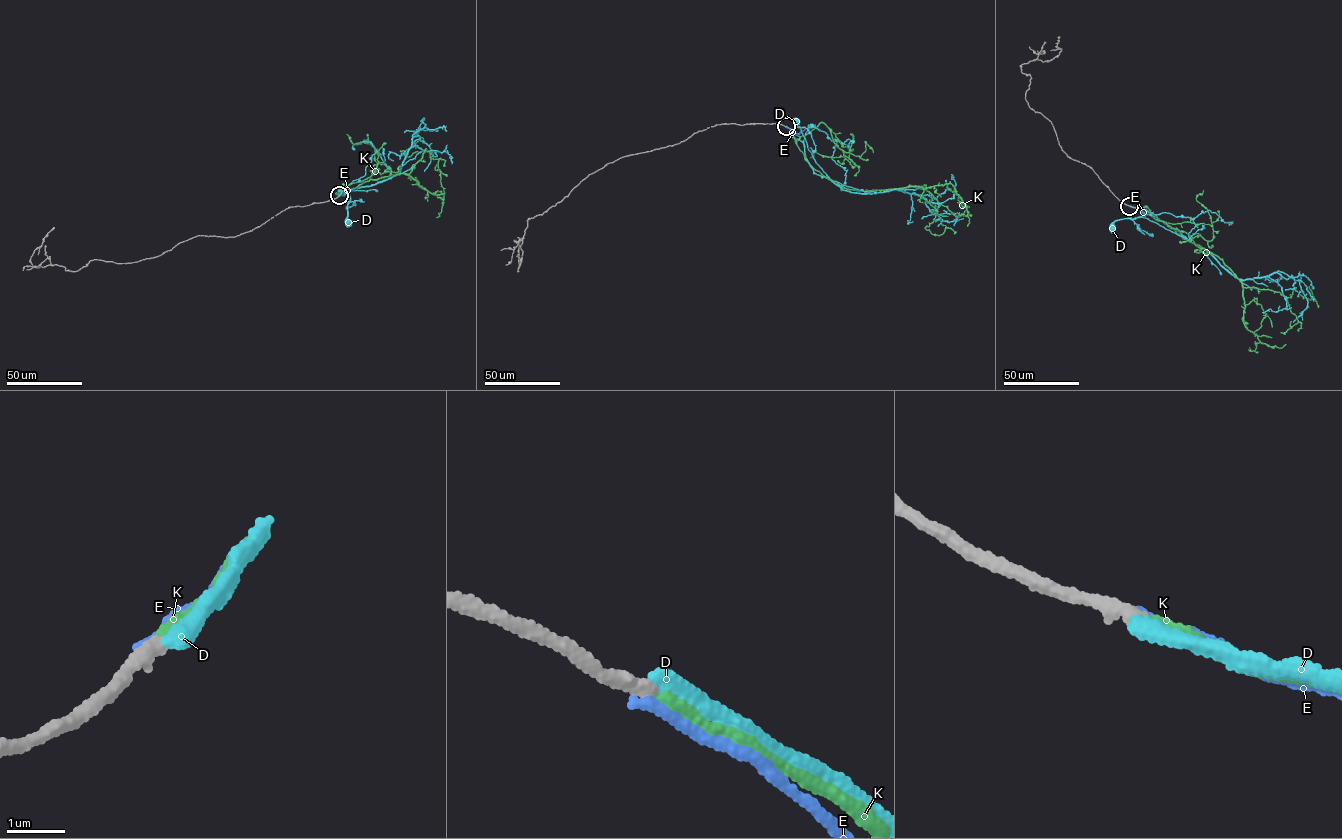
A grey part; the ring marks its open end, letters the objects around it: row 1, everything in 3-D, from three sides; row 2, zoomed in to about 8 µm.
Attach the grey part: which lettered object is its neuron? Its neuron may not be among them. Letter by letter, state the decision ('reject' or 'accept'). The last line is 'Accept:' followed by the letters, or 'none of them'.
D: reject
E: reject
K: accept
Accept: K

